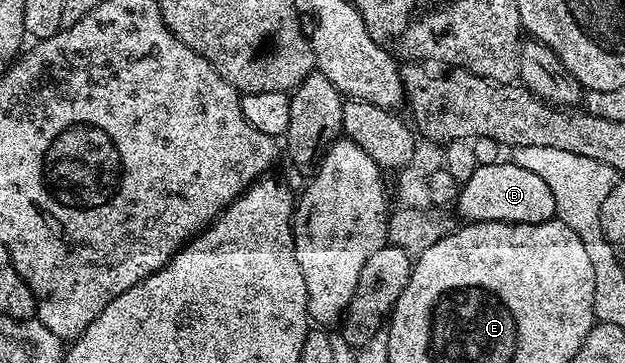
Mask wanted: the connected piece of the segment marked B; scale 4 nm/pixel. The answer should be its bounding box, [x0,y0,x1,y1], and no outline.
[456,162,556,224]

